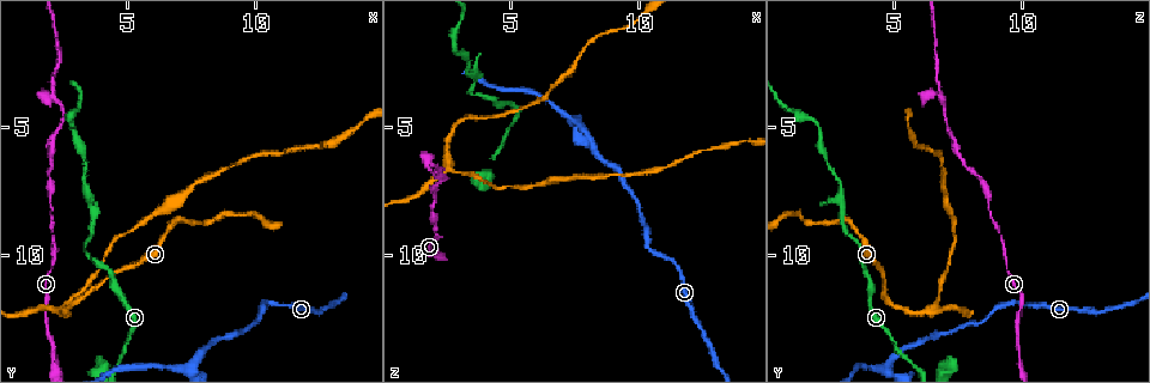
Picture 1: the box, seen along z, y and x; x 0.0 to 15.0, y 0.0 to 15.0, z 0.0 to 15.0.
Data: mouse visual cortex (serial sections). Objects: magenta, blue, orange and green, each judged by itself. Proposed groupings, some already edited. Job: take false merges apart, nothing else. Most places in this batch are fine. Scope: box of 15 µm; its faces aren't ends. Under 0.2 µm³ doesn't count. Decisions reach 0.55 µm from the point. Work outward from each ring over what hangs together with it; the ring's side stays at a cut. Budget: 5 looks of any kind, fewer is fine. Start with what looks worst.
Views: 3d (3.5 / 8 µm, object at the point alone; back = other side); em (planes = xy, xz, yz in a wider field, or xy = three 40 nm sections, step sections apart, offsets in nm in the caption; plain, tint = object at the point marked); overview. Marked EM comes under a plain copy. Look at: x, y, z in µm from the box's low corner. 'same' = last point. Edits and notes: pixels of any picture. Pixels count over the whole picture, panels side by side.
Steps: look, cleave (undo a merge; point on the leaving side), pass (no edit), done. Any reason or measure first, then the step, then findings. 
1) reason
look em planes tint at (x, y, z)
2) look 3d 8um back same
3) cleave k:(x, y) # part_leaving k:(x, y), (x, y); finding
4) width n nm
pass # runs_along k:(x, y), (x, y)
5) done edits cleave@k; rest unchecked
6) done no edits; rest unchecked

three arms meet
look 3d 3.5um at (7.4, 14.3, 4.7)

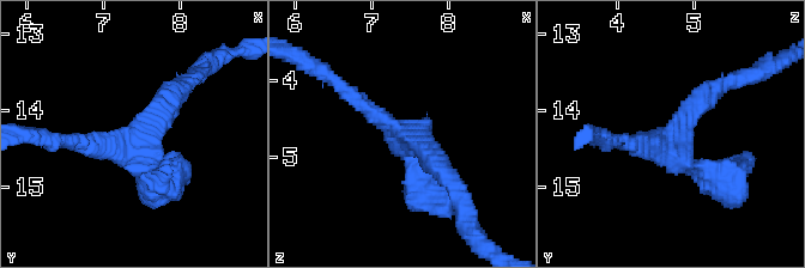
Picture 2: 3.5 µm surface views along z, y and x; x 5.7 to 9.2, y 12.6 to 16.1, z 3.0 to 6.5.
arms 3; arm_widths 250, 250, 300 nm; now the EM
look em xy step 1 tint at (7.35, 14.35, 4.65)

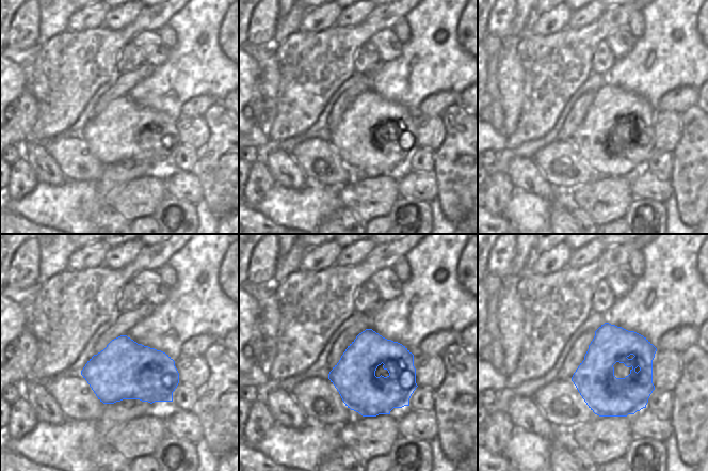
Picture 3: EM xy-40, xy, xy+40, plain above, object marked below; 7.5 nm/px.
pass # runs_along 2:(447, 176), (429, 154), (337, 81); continuous, no second cell

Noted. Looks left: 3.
thick turns thin
look 3d 3.5um at (2.5, 12.1, 6.5)

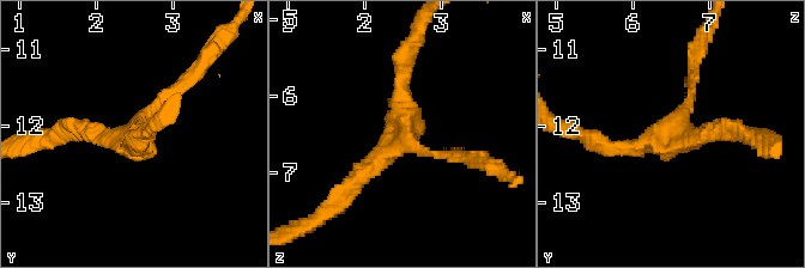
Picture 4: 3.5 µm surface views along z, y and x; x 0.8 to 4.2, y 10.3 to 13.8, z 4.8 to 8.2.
pass # runs_along 4:(597, 139), (667, 139), (691, 80); one cell here

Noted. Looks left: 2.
done no edits; rest unchecked

